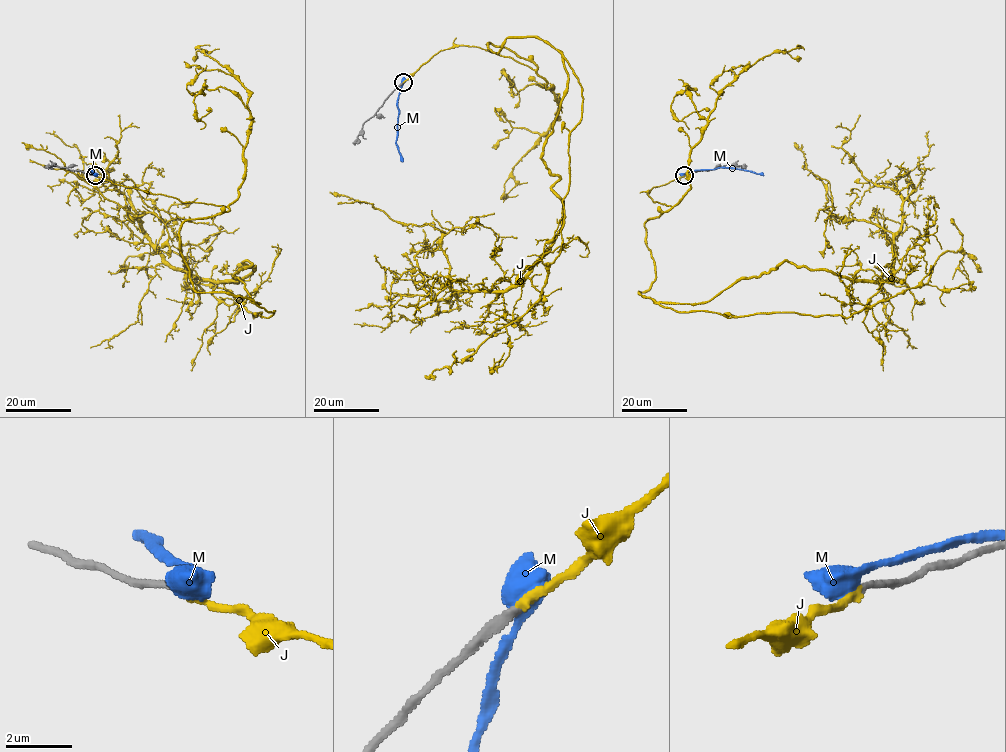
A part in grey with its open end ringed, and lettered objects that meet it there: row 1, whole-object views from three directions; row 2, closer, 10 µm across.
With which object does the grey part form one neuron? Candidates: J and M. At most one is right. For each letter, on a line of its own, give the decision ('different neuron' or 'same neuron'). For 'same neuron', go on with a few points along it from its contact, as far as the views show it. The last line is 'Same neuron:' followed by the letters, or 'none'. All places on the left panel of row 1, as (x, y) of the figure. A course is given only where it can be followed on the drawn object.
J: same neuron | via (94, 175), (226, 206), (182, 223), (189, 280), (259, 304), (248, 261), (175, 270), (21, 142)
M: different neuron
Same neuron: J

